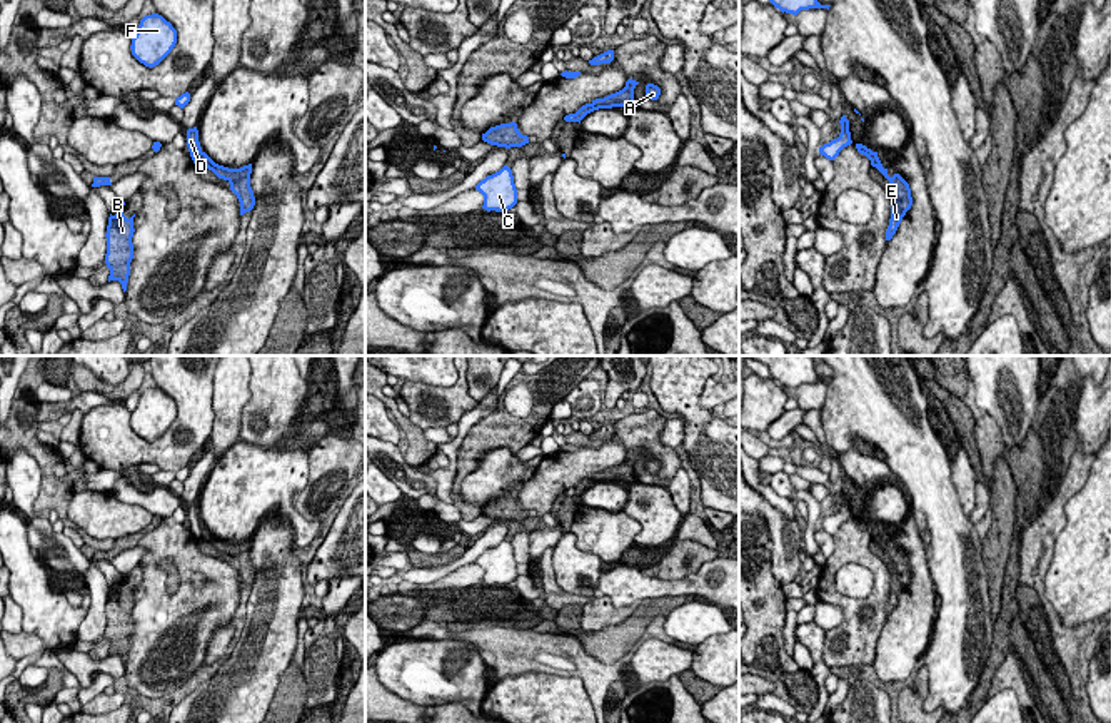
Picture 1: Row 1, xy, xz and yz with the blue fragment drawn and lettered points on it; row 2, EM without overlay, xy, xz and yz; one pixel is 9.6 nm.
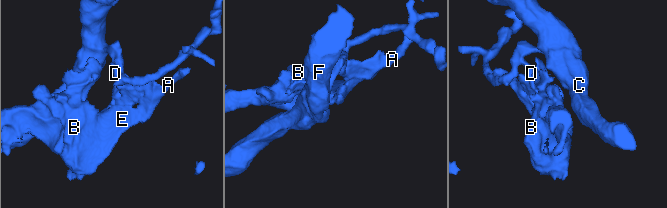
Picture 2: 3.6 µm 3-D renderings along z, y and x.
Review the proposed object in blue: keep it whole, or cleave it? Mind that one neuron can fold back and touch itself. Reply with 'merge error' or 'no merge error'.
merge error

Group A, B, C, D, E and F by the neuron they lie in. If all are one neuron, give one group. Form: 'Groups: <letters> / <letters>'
Groups: A B E / C D F

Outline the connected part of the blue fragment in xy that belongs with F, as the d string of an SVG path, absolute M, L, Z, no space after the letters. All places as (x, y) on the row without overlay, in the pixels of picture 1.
M152 387L140 394L132 412L132 429L145 441L158 439L175 421L177 404L162 389Z

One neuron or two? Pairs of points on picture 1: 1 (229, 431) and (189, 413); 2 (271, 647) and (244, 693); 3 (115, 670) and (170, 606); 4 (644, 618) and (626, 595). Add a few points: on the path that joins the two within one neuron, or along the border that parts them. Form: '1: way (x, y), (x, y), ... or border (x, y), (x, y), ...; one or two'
1: border (212, 384), (212, 433), (209, 436); two
2: way (259, 658), (247, 682); one
3: border (125, 667), (122, 675); two
4: border (683, 595), (648, 596), (644, 600); two

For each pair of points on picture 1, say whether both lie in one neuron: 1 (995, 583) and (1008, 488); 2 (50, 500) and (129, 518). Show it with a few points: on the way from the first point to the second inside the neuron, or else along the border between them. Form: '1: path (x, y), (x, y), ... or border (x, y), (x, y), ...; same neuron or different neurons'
1: path (995, 560), (1003, 511); same neuron
2: border (74, 491), (67, 516), (90, 538); different neurons

